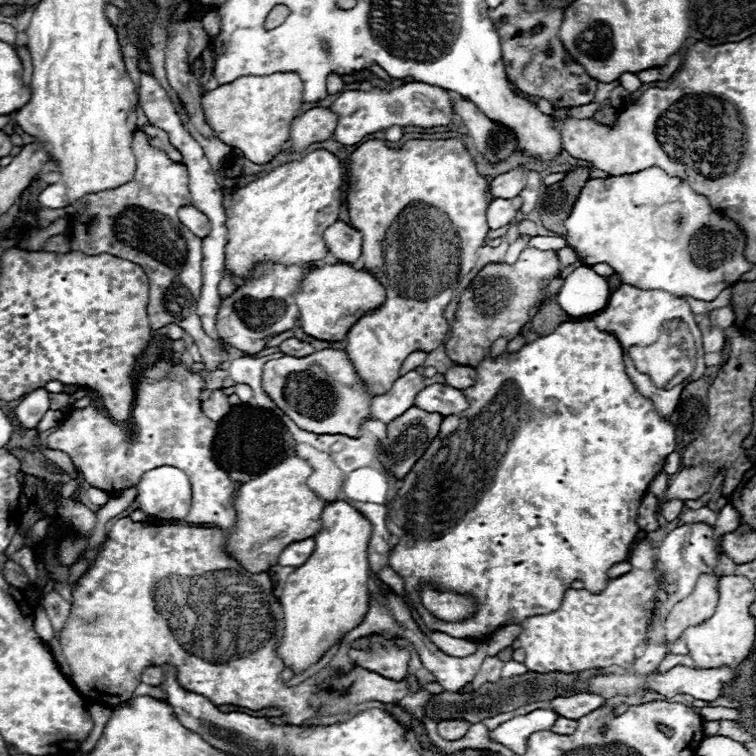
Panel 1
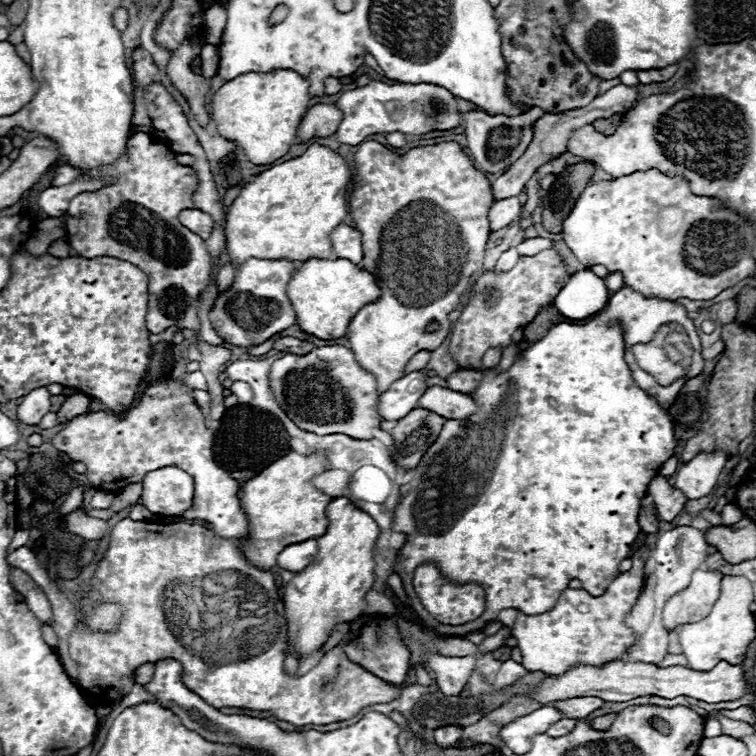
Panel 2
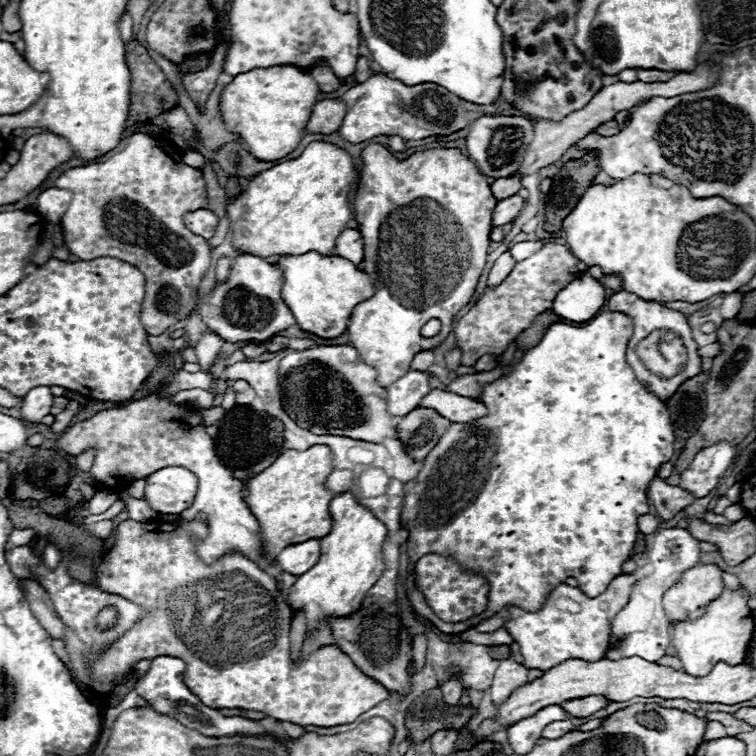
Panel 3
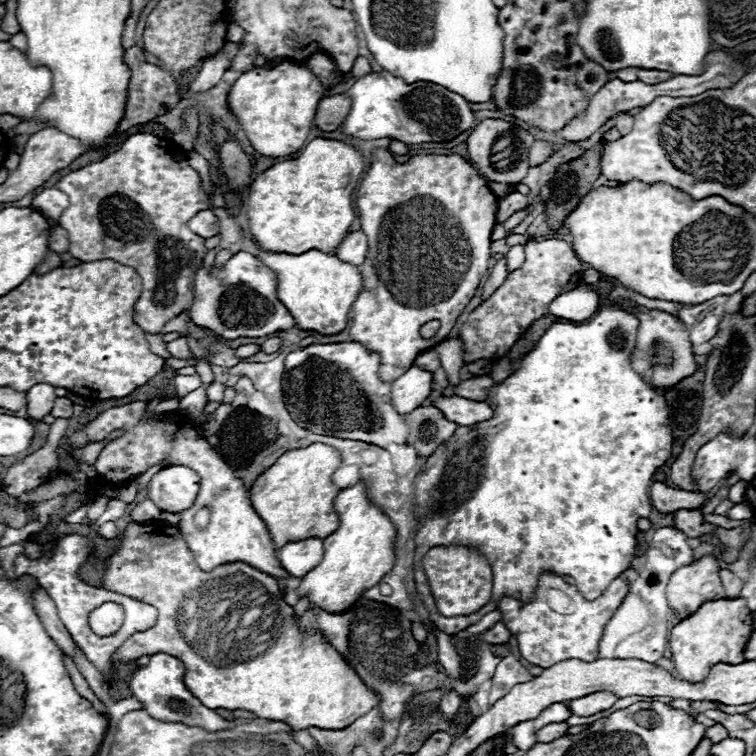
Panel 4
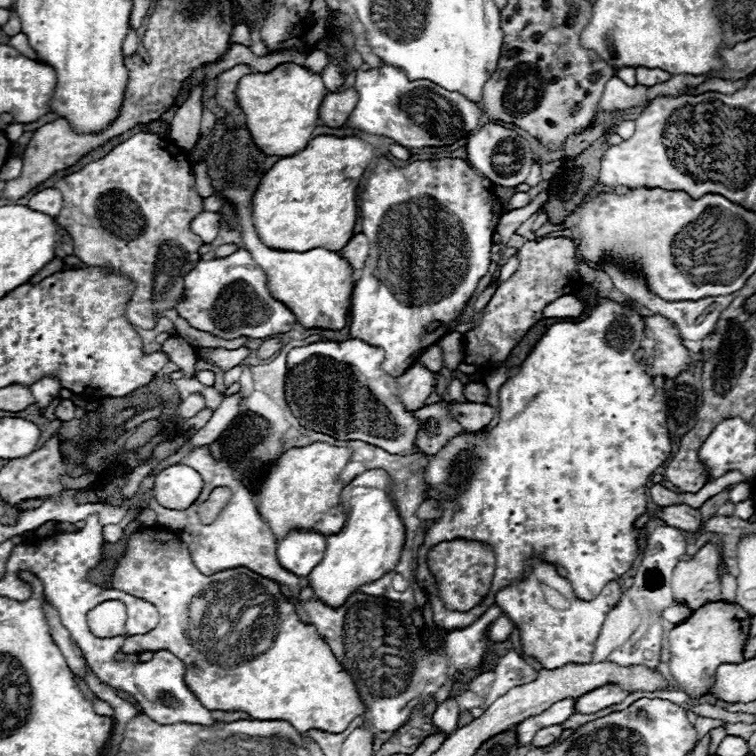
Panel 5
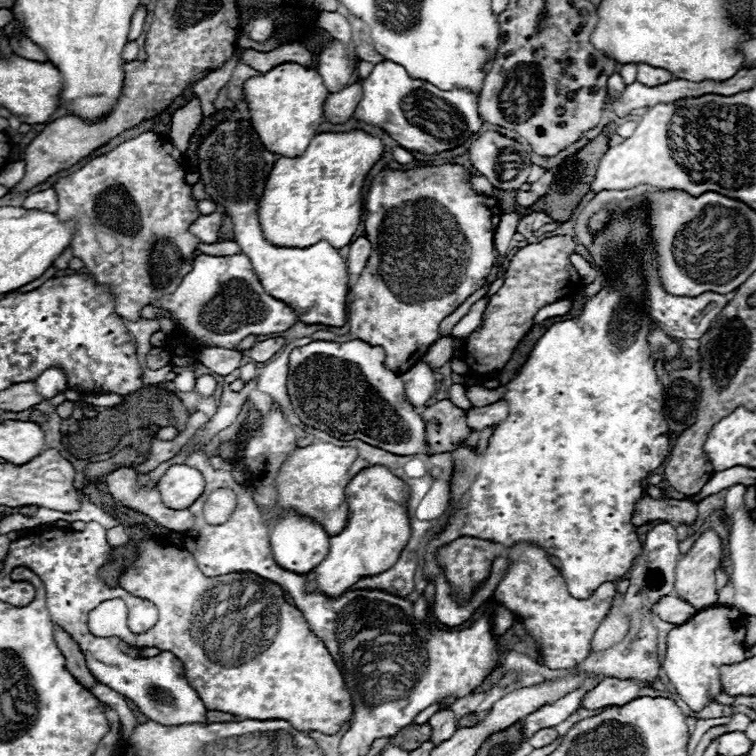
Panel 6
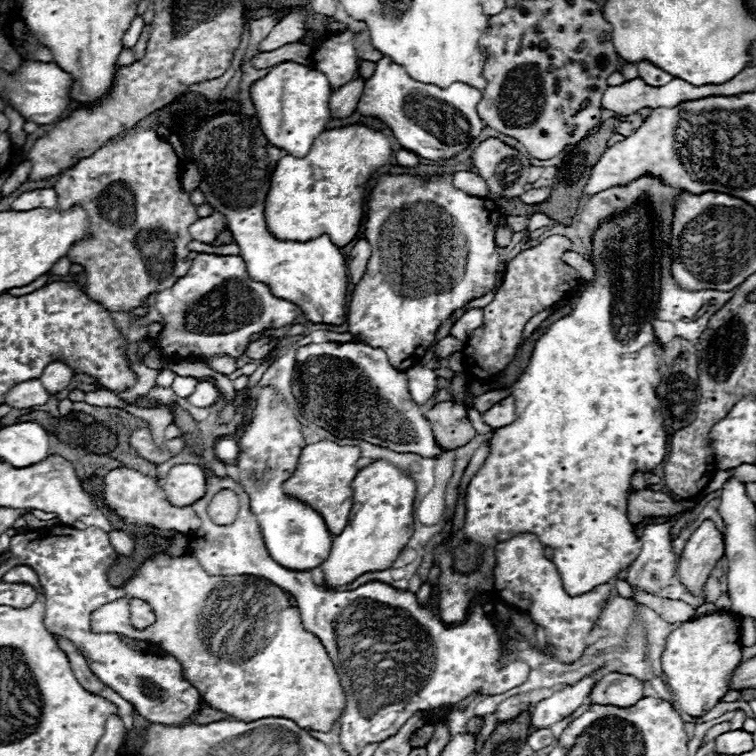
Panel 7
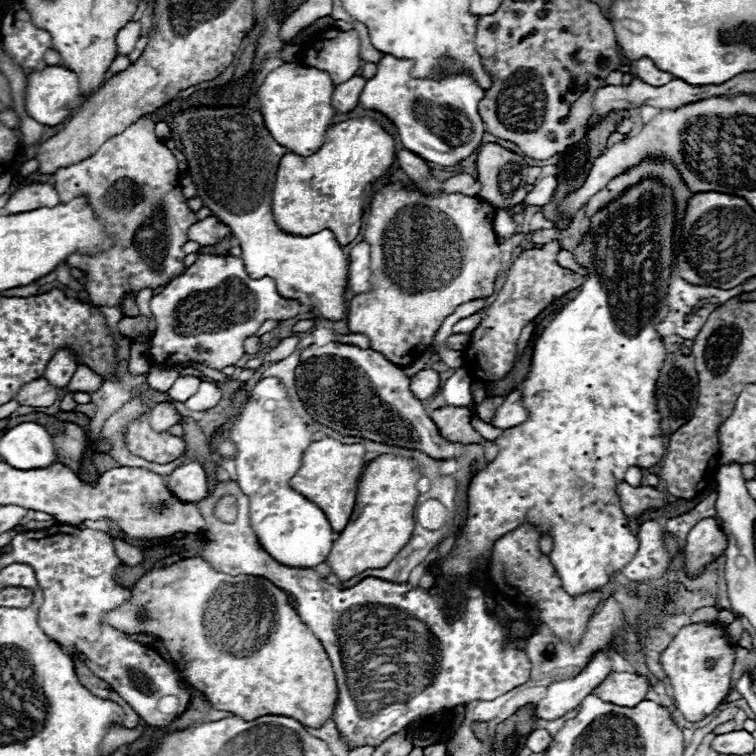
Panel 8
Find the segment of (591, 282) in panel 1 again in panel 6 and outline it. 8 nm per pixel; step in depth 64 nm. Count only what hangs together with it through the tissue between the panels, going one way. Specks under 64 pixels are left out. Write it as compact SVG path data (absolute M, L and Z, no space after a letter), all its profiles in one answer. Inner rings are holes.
M560 298L560 300L556 300L556 302L552 302L552 304L544 306L544 308L538 312L538 316L534 316L534 324L540 324L540 322L542 322L542 320L546 320L546 318L564 316L564 314L568 314L570 310L572 310L572 300Z

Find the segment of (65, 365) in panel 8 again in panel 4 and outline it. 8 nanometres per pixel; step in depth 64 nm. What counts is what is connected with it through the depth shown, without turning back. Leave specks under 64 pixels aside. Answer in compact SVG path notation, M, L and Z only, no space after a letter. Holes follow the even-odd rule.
M36 384L34 388L30 388L26 392L26 414L32 420L42 420L46 414L50 414L56 394L54 394L54 386L50 384Z

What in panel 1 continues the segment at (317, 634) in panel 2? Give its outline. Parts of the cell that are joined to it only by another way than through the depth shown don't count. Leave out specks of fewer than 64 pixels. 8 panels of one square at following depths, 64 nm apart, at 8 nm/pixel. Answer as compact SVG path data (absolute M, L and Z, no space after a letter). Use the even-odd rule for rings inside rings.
M338 500L324 508L322 528L314 534L316 548L310 558L288 574L278 602L284 614L284 636L278 656L294 674L316 664L324 652L346 632L356 628L368 610L368 540L372 526L362 512L348 502Z

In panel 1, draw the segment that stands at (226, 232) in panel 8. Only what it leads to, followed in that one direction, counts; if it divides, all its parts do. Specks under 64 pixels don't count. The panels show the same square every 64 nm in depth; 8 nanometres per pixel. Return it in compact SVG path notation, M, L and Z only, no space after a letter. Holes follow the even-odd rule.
M182 206L178 210L178 218L182 220L182 224L186 228L190 228L190 232L198 238L206 238L210 234L210 220L194 206Z

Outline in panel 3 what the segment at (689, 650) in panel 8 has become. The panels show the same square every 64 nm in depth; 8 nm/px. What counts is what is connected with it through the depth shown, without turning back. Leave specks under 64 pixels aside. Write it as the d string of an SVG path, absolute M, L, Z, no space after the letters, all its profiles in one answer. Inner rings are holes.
M724 586L720 598L708 604L706 614L692 622L678 622L674 626L674 646L678 650L678 658L682 660L682 670L692 676L706 676L714 668L716 662L742 664L746 660L748 644L754 636L754 620L748 608L748 590L740 586L738 590L730 590Z

